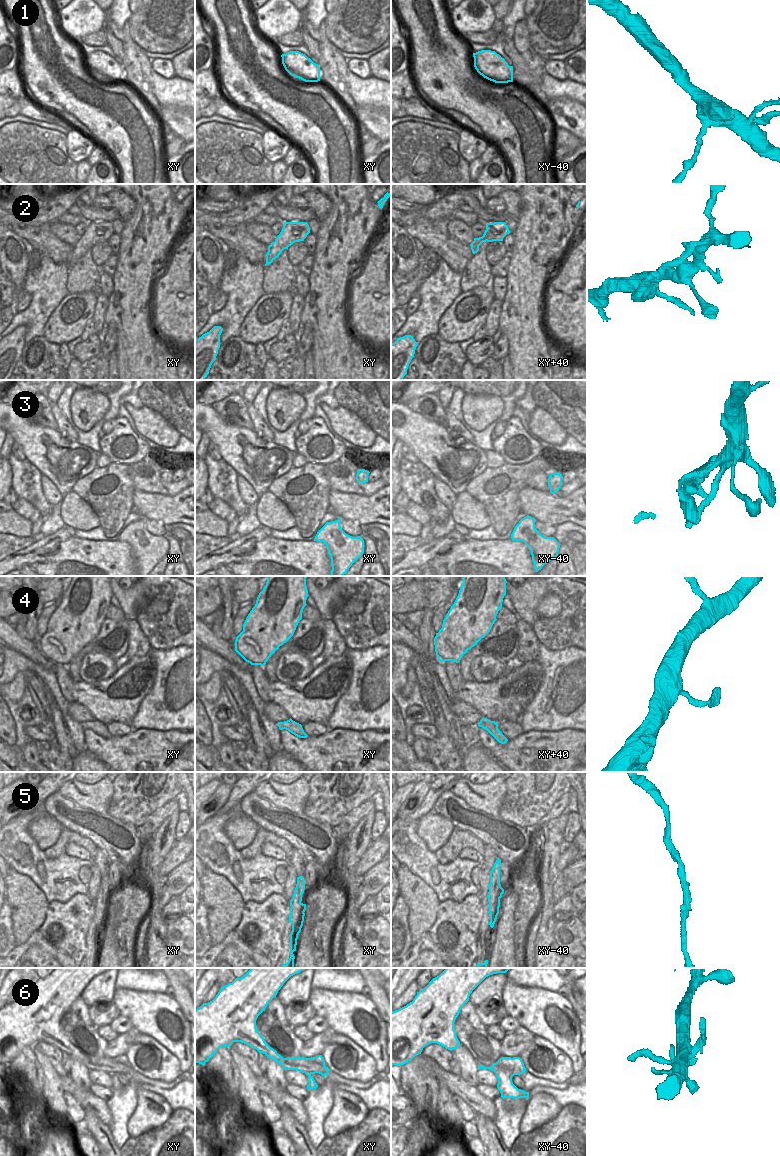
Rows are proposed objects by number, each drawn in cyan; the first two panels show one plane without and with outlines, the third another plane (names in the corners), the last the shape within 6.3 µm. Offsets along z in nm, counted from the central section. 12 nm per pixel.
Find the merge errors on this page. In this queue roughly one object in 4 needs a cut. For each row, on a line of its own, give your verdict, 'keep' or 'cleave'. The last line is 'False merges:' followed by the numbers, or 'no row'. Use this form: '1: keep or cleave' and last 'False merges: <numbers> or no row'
1: keep
2: keep
3: keep
4: keep
5: keep
6: cleave
False merges: 6

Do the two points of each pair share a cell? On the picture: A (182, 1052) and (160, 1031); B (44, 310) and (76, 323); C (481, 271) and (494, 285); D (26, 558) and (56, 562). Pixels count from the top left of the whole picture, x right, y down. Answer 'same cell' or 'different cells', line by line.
A: same cell
B: different cells
C: different cells
D: different cells

